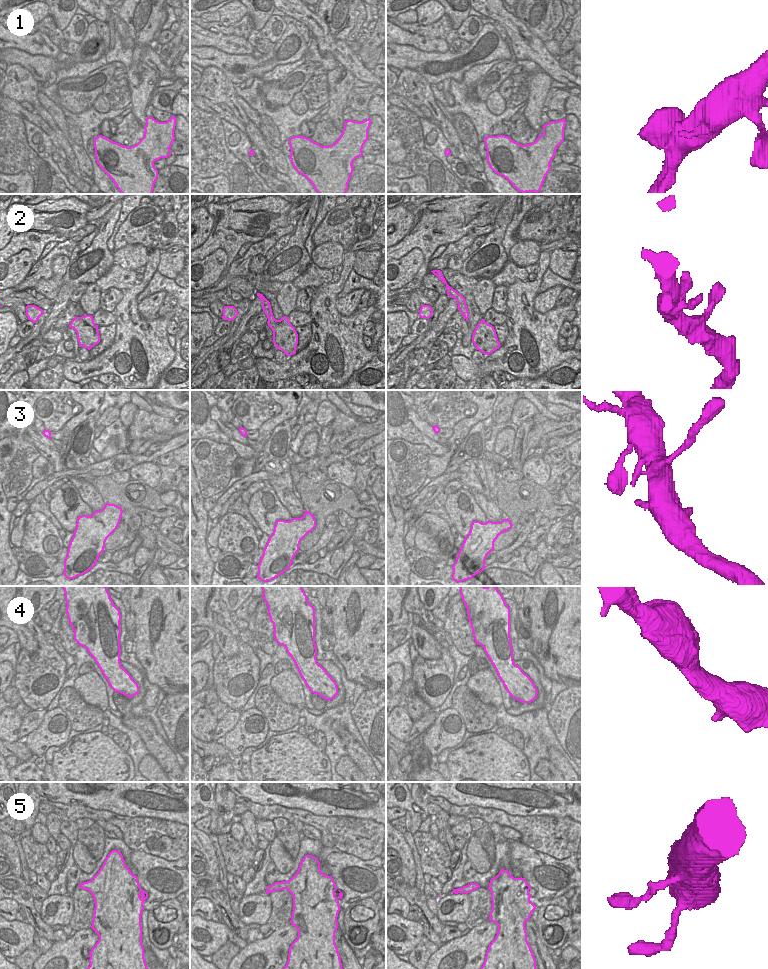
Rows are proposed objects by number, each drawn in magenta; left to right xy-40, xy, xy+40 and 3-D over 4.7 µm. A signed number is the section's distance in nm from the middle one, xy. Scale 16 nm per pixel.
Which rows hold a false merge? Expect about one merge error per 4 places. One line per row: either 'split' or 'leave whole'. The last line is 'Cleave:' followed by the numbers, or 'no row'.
1: leave whole
2: leave whole
3: leave whole
4: leave whole
5: leave whole
Cleave: no row

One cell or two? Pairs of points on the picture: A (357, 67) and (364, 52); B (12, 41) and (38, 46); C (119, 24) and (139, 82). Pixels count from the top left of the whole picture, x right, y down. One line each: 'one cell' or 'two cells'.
A: two cells
B: one cell
C: two cells

